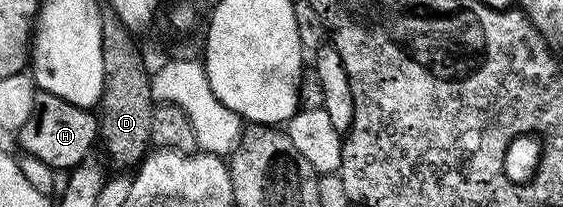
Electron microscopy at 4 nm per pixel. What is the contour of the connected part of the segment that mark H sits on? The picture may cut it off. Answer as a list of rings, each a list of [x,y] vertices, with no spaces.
[[[37,90],[30,121],[20,127],[18,138],[21,149],[33,155],[37,164],[44,164],[60,173],[67,172],[77,167],[87,155],[93,154],[98,143],[98,119],[87,107],[70,105],[70,101],[54,97],[54,93]]]

